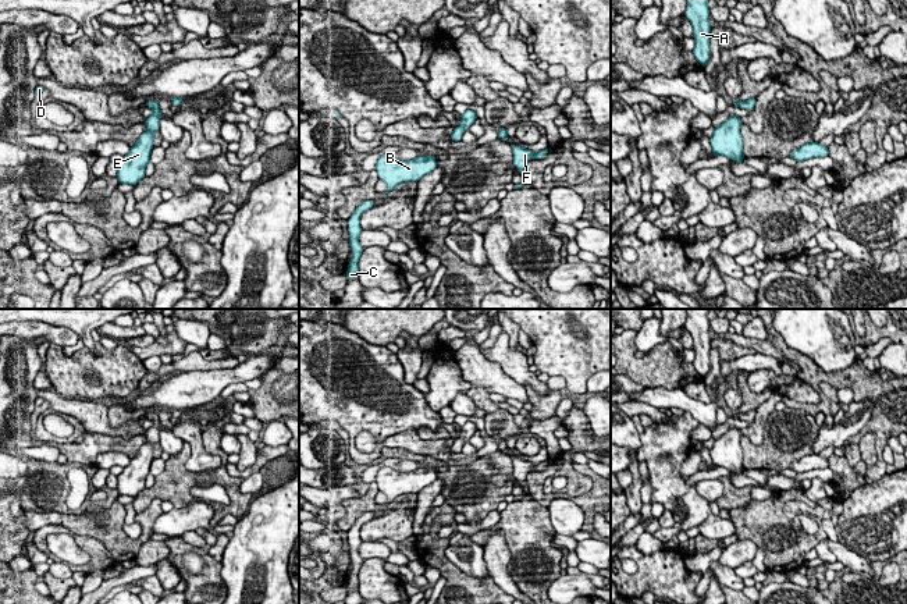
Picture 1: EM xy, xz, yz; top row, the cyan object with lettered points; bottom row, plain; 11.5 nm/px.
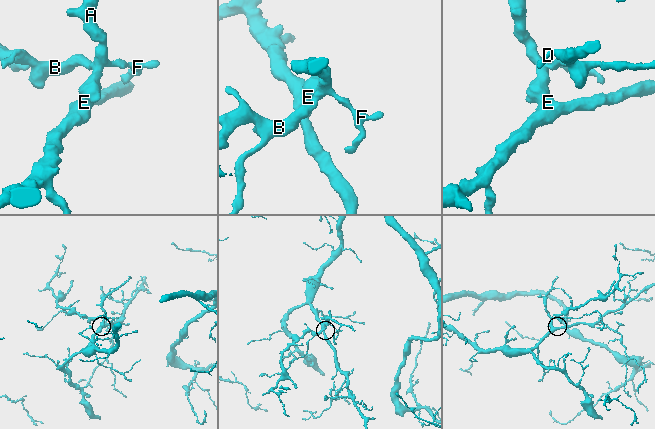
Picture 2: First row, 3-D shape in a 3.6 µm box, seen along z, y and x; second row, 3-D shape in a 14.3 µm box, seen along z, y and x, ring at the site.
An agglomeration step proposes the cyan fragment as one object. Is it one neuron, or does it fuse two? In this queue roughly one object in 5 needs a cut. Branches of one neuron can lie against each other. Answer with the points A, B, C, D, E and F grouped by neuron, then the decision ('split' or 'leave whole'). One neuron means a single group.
A B C D E F; leave whole

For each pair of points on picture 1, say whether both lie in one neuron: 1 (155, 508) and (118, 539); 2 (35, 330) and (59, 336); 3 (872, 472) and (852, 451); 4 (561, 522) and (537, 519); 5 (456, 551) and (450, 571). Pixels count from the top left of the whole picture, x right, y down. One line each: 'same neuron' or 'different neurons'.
1: same neuron
2: same neuron
3: same neuron
4: different neurons
5: different neurons

